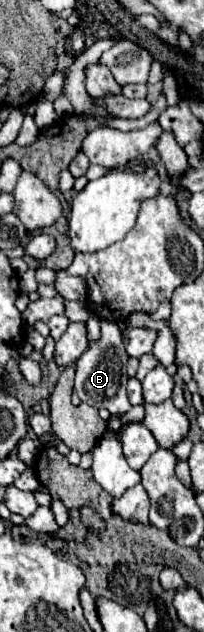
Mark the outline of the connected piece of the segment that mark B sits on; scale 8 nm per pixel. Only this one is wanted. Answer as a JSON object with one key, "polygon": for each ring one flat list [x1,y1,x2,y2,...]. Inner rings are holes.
{"polygon":[[101,321,101,337,89,345,89,349,77,359,75,363,75,391,81,401,101,409,109,409,111,415,121,415,131,409,131,403,125,393,127,385,127,353,125,353,125,343,123,343,123,333,117,323,113,321]]}

